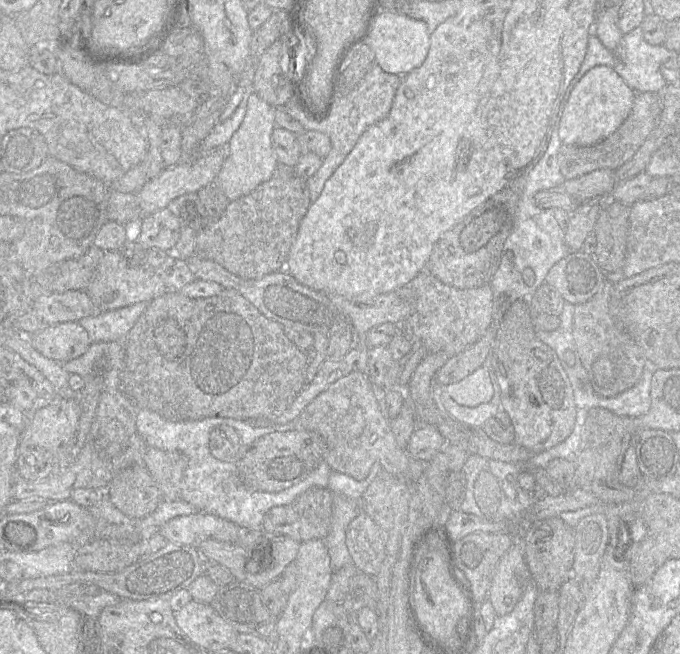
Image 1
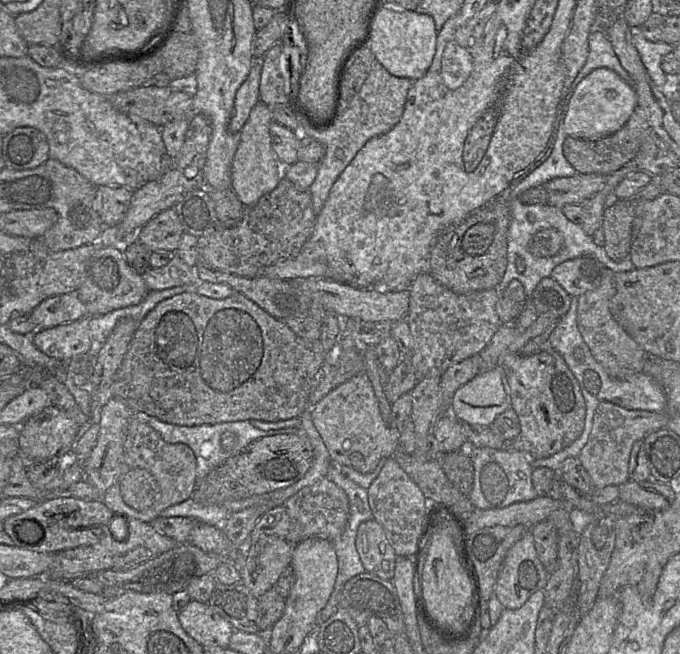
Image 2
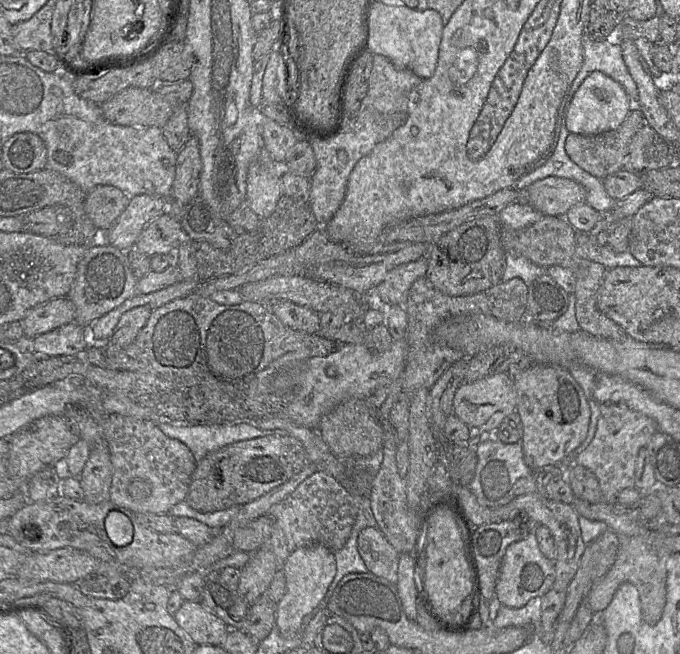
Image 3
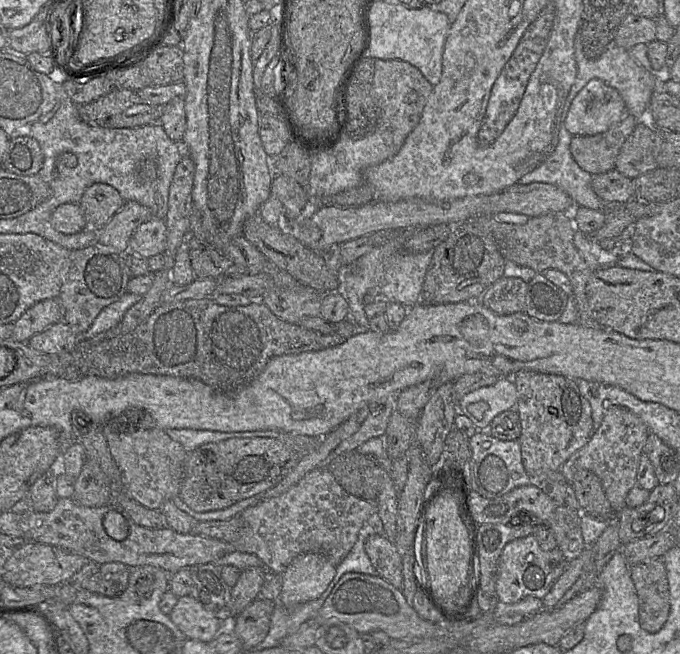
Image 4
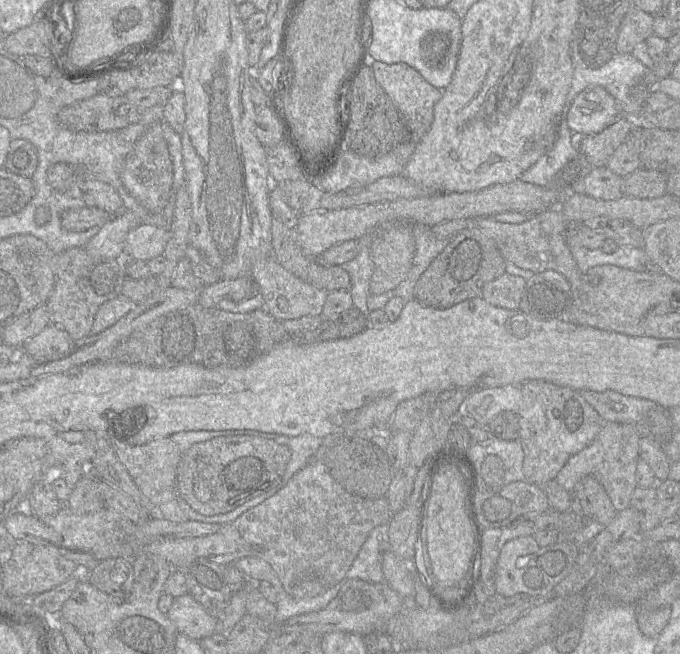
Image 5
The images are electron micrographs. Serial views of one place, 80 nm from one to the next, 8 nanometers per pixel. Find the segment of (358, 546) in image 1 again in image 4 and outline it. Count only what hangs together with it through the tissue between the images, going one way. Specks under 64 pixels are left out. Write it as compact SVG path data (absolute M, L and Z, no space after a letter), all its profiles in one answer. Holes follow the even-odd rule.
M371 535L365 542L365 552L378 576L401 589L403 585L402 555L386 535Z

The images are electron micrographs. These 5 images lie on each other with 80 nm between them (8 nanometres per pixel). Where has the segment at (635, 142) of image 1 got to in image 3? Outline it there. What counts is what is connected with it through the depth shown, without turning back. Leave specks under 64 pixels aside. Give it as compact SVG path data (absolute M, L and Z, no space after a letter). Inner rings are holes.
M634 106L622 124L614 130L592 136L570 133L565 143L566 153L580 168L600 180L604 180L609 175L623 169L630 144L644 125L646 123L643 113L637 106Z

